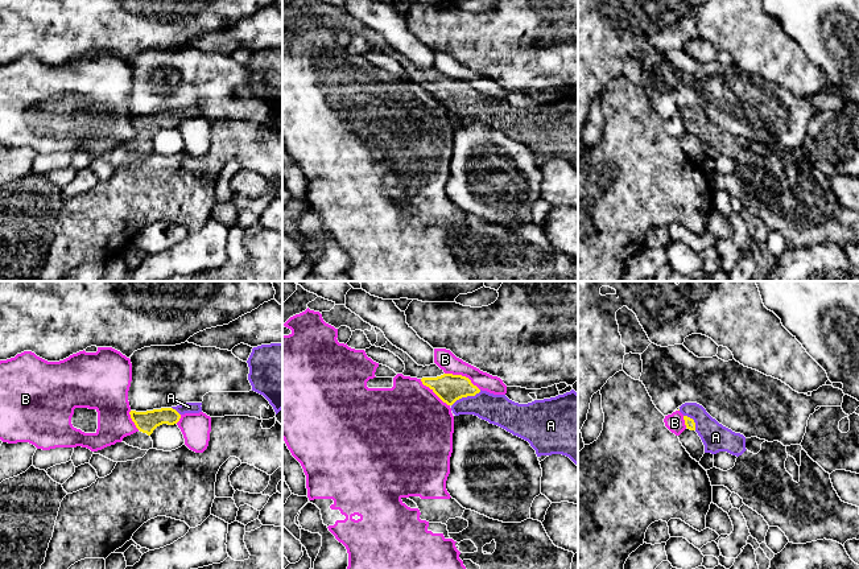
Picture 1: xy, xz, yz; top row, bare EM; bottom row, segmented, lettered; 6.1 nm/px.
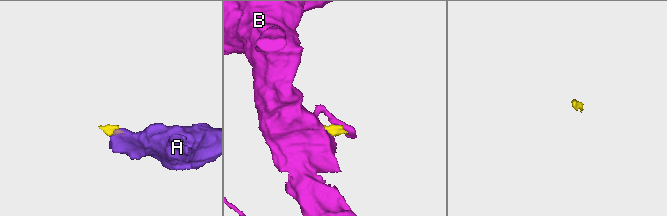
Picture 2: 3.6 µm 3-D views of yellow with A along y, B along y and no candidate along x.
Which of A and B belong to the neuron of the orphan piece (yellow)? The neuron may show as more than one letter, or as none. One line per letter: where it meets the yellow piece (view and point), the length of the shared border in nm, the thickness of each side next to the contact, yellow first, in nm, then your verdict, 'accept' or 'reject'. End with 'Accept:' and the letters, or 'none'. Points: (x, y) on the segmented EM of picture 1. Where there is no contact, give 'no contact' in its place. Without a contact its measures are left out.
A: contact xz (466, 396); length 200 nm; calibres 170 and 190 nm; accept
B: contact xz (461, 375); length 240 nm; calibres 170 and 120 nm; reject
Accept: A

